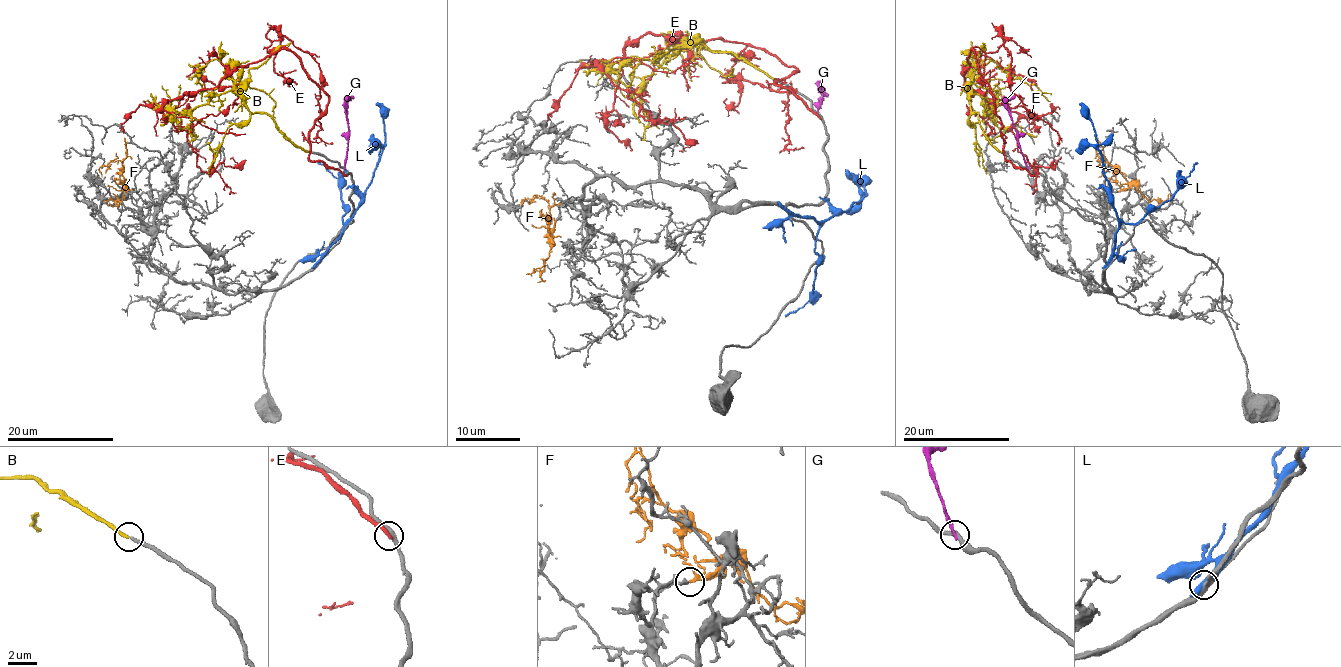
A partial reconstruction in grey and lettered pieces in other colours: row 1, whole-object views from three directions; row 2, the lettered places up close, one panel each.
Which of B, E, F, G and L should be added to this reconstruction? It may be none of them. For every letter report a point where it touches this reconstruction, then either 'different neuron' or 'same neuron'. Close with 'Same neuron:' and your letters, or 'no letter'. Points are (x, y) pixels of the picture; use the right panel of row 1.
B: meets grey at (1000, 151); same neuron
E: meets grey at (1032, 175); different neuron
F: meets grey at (1118, 191); same neuron
G: meets grey at (1027, 167); different neuron
L: meets grey at (1107, 264); different neuron
Same neuron: B, F

